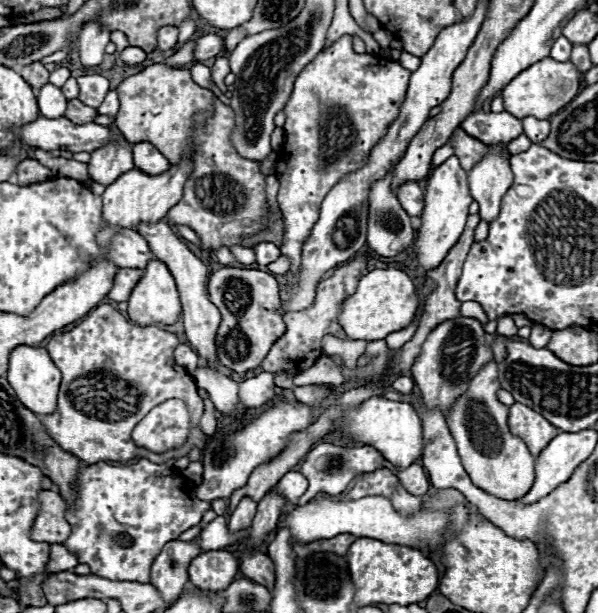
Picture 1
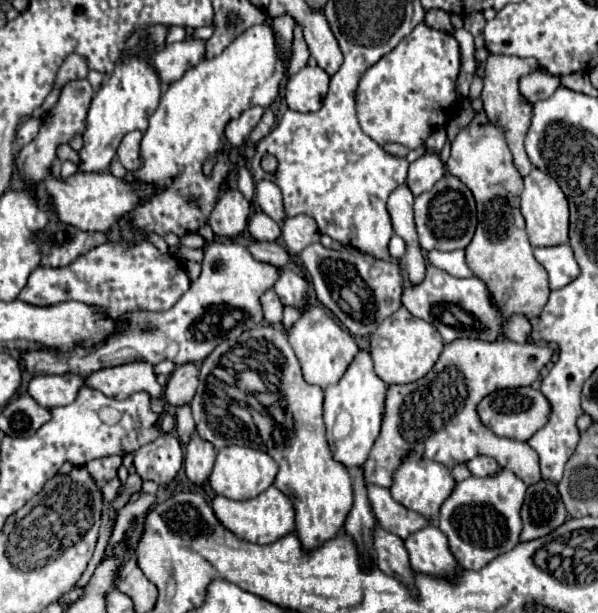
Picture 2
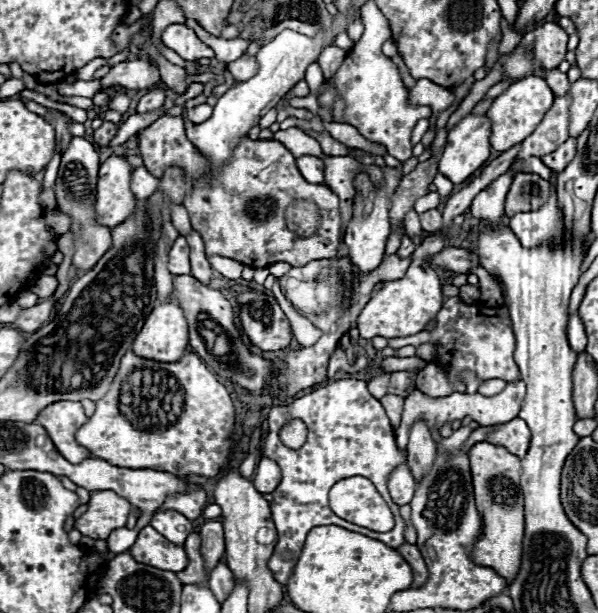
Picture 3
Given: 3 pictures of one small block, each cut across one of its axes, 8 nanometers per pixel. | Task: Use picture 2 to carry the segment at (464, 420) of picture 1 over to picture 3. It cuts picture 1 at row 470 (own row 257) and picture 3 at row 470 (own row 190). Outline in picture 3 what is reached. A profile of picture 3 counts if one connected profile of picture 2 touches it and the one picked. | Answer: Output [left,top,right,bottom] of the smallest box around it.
[470,442,524,584]

